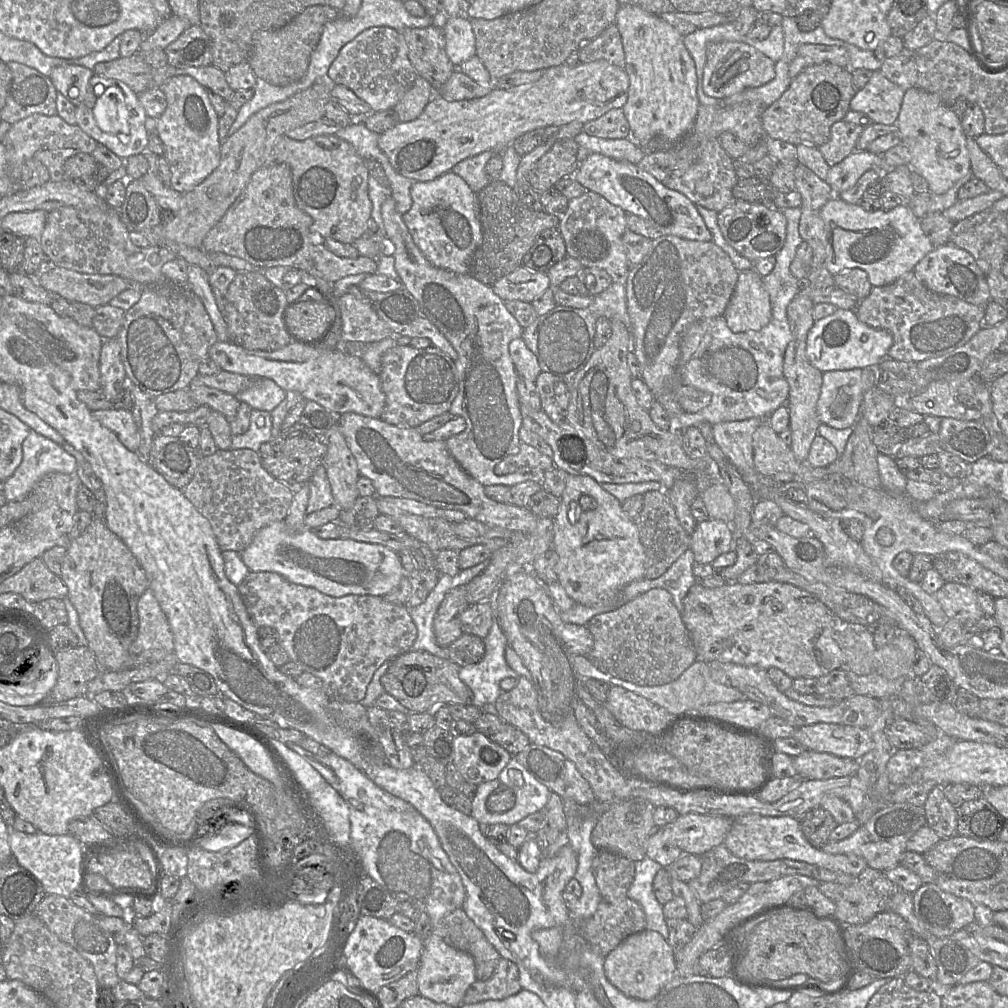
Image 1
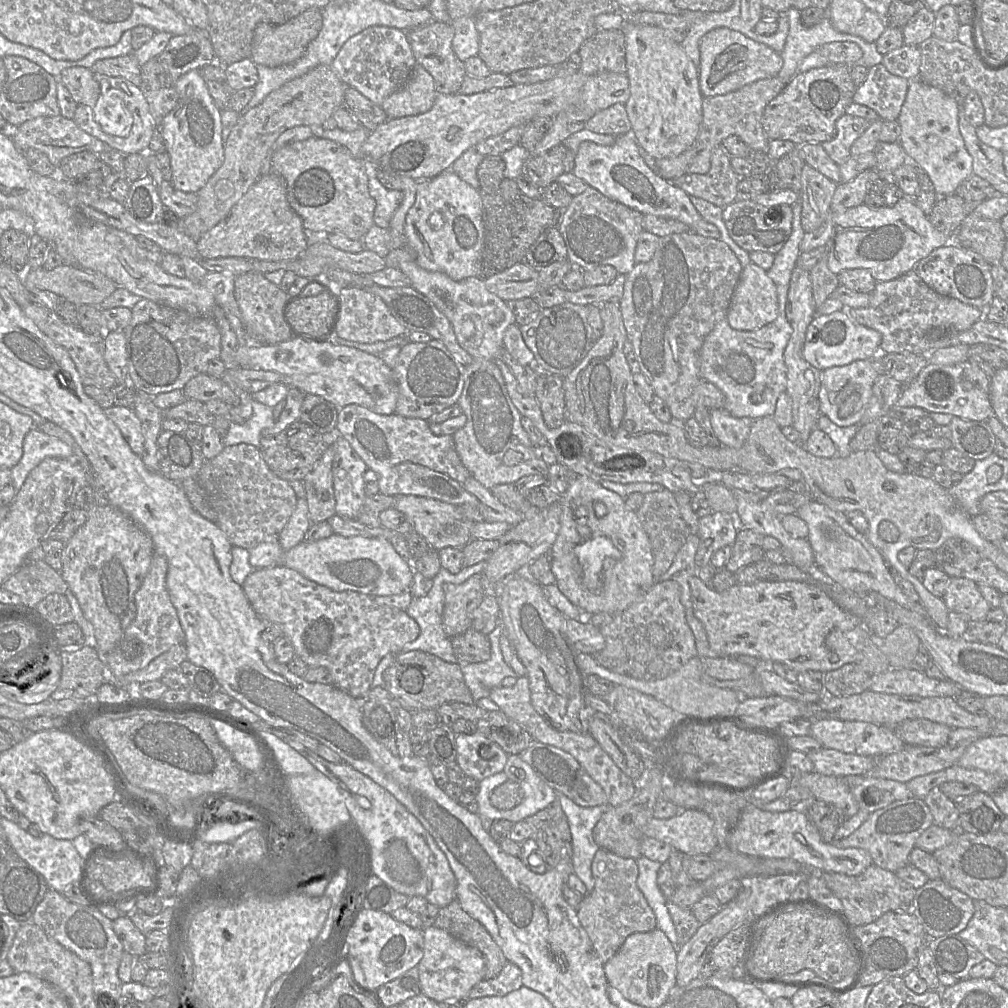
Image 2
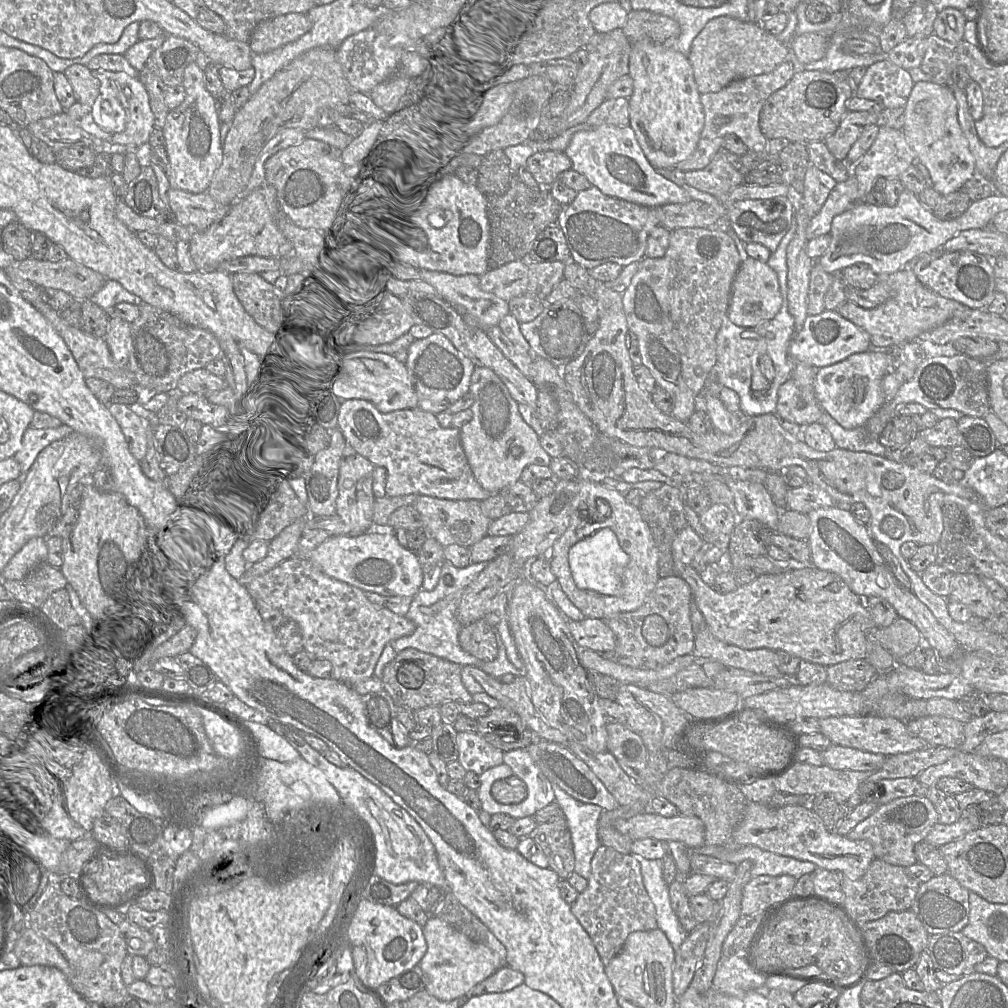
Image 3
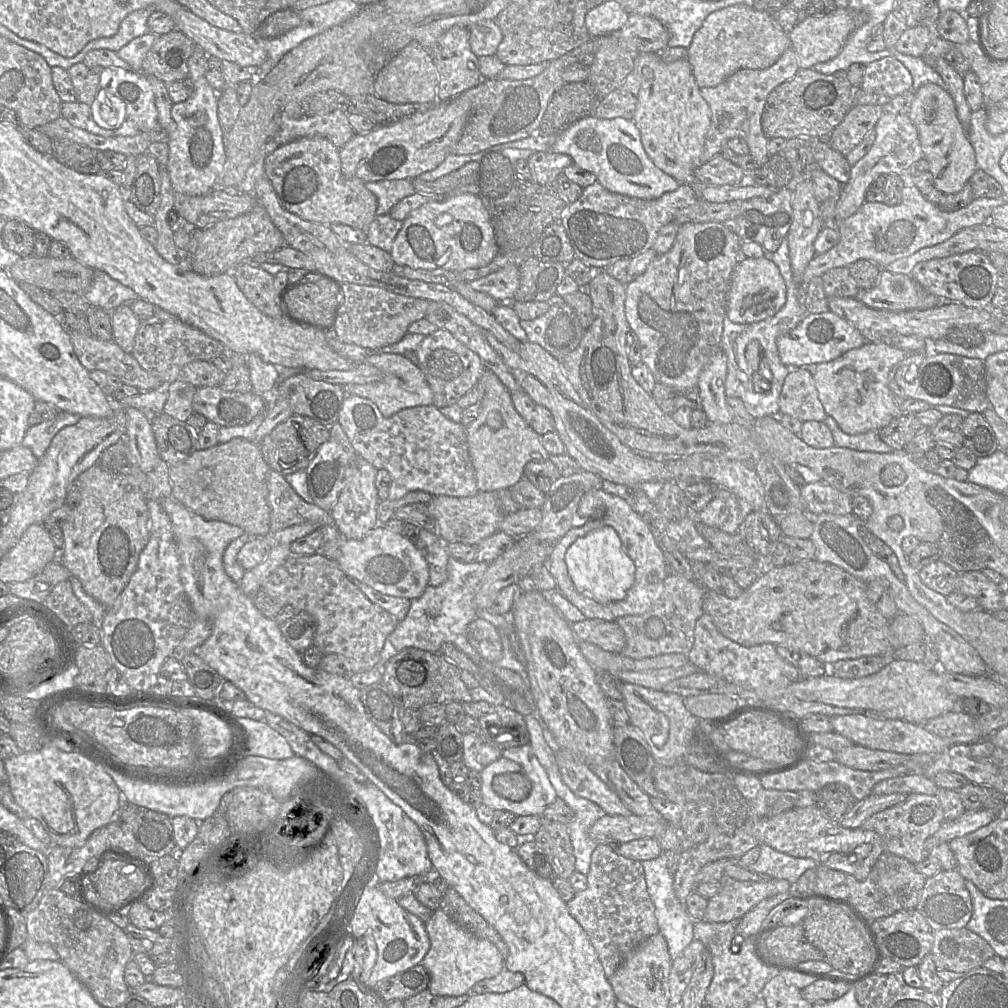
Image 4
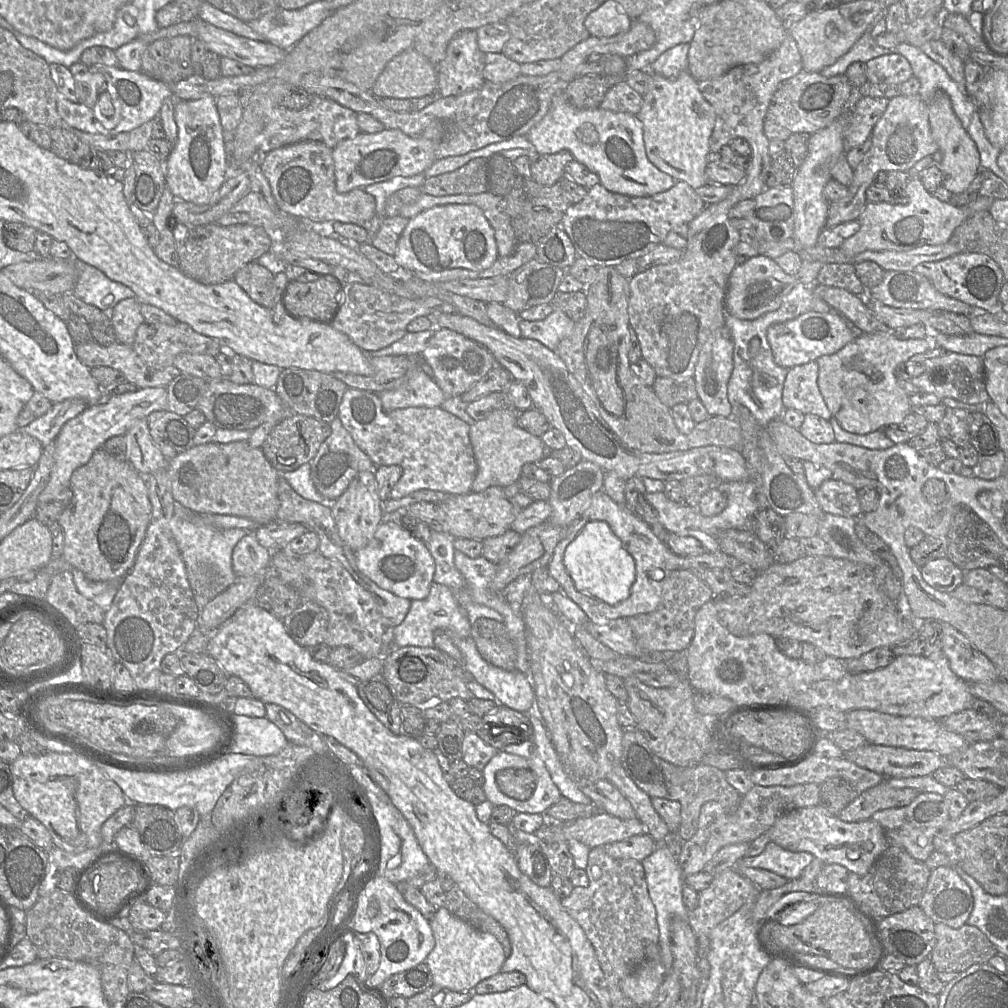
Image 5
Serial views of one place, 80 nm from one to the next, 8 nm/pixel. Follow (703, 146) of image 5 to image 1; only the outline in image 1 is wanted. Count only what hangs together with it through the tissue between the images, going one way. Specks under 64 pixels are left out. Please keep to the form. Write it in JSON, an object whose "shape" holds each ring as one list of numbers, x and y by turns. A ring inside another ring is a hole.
{"shape":[[621,5,616,14,615,24,622,37,624,69,629,77,628,99,622,109,630,124,631,134,639,147,643,147,655,137,678,142,694,126,700,105,695,62,683,43,684,37,659,15,636,5]]}

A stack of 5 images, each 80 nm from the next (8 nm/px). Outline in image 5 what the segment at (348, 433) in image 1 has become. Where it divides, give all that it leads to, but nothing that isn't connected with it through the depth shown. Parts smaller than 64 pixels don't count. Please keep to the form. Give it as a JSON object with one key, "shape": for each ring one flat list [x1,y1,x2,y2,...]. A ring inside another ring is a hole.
{"shape":[[348,387,340,404,338,417,356,445,368,455,376,467,398,465,402,468,402,475,390,492,392,499,400,499,423,489,451,495,472,492,477,463,470,442,470,426,441,407,408,407,386,412,377,393]]}

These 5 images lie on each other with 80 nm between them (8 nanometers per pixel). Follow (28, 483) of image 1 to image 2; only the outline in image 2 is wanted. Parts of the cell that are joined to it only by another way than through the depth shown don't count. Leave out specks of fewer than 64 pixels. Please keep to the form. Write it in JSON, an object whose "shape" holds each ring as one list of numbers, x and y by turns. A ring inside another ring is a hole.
{"shape":[[32,428,24,437,23,453,19,462,11,468,11,484,18,492,29,473,45,458,69,458,73,450,60,439,38,428]]}

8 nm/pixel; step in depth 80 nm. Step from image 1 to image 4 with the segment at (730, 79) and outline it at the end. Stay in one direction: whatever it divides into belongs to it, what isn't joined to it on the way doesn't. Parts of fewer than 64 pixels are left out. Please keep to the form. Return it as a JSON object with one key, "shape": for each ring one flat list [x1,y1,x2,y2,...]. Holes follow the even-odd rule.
{"shape":[[745,4,732,5,709,14,695,33,688,48,687,61,691,65,699,88,715,87,741,69,766,69,772,66,780,56,791,47,786,34,772,19,766,10,756,10]]}

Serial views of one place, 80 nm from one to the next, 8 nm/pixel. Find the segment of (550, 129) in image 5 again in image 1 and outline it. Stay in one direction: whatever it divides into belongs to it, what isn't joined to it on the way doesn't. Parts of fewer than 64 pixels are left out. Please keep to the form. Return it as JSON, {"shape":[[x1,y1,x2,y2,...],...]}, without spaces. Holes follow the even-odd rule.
{"shape":[[593,153,580,164,575,179,587,190,600,194,626,213,641,217,662,235,701,242,712,241,712,234,695,204,684,194,667,188,650,173,640,169,637,164]]}

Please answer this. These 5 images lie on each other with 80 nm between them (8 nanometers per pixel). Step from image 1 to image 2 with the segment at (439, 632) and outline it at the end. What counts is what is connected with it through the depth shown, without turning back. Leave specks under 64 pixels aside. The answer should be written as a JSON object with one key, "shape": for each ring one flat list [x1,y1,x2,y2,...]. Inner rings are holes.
{"shape":[[480,572,460,585,443,585,446,595,442,624,451,639,471,628,473,613,486,596,481,579]]}

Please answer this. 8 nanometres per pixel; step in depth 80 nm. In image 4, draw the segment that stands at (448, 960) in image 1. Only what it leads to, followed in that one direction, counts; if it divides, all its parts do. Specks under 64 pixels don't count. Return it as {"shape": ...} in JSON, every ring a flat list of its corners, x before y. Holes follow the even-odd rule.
{"shape":[[442,910,433,911,425,927,430,939,430,949,421,964,429,973,428,990,433,995,464,995,478,982,495,977,504,969,504,959,494,944,474,935]]}

